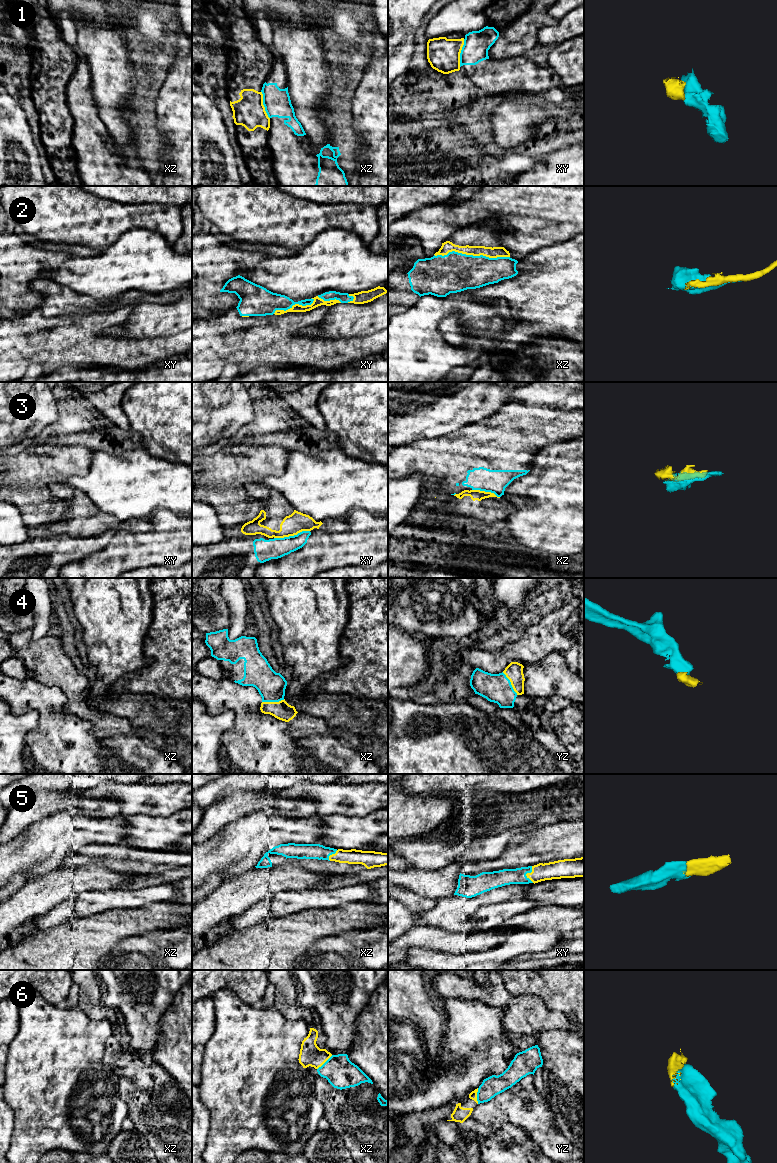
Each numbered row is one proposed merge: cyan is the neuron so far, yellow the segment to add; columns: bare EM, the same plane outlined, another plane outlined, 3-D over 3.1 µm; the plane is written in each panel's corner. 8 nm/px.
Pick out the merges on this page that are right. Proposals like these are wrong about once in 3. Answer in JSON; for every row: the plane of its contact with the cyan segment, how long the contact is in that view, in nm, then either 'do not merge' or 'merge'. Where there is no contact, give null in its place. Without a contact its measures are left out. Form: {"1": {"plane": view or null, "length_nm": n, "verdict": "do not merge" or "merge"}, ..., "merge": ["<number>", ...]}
{"1": {"plane": "xy", "length_nm": 220, "verdict": "do not merge"}, "2": {"plane": "xz", "length_nm": 600, "verdict": "merge"}, "3": {"plane": "xy", "length_nm": 300, "verdict": "do not merge"}, "4": {"plane": "yz", "length_nm": 220, "verdict": "merge"}, "5": {"plane": "xy", "length_nm": 140, "verdict": "merge"}, "6": {"plane": "yz", "length_nm": 130, "verdict": "merge"}, "merge": ["2", "4", "5", "6"]}

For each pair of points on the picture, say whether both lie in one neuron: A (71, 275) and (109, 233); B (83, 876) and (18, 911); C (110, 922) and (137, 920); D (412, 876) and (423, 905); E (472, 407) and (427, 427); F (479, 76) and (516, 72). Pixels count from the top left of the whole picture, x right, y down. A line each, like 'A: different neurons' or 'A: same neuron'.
A: different neurons
B: same neuron
C: same neuron
D: different neurons
E: same neuron
F: same neuron

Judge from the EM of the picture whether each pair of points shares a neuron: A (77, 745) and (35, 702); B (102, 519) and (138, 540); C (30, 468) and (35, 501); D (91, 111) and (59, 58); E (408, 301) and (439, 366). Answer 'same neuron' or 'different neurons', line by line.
A: same neuron
B: different neurons
C: same neuron
D: different neurons
E: different neurons

